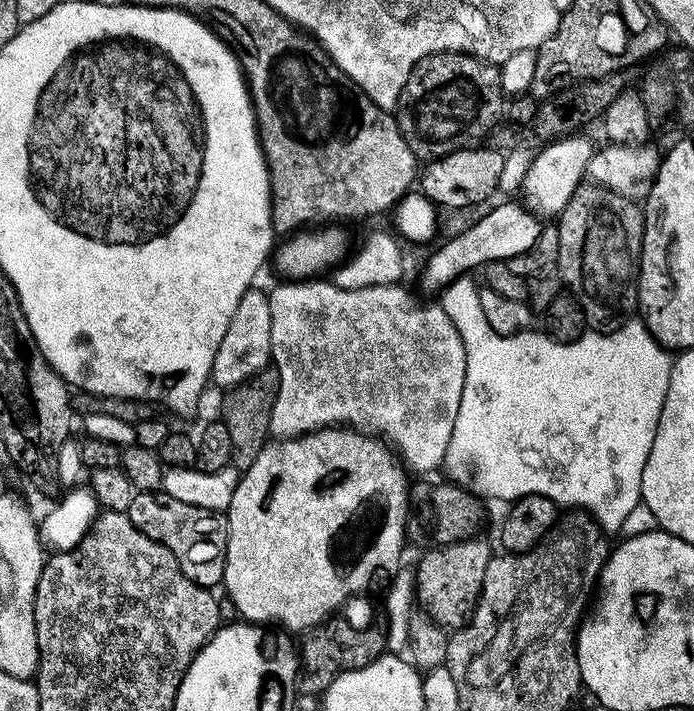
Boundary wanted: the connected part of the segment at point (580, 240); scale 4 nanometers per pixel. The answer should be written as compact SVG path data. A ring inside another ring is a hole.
M584 182L577 189L576 193L569 200L569 204L561 210L558 215L560 225L556 228L556 257L554 263L560 276L564 280L564 288L571 295L575 296L576 301L582 306L584 311L585 325L593 332L613 332L622 327L627 320L633 319L634 313L638 308L640 298L640 251L642 250L642 242L644 241L644 209L635 200L631 200L629 196L623 196L617 192L611 192L609 188L603 188L601 184Z

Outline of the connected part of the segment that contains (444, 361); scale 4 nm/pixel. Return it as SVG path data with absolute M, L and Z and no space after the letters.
M310 278L306 281L280 282L276 289L268 292L270 302L270 342L272 343L271 363L280 376L280 385L276 391L274 410L270 418L270 432L276 438L295 438L315 434L321 428L347 426L363 430L368 434L379 434L395 451L399 459L413 473L428 474L439 469L444 462L446 446L450 446L450 434L454 434L454 418L458 418L458 406L462 402L462 386L466 382L466 346L462 346L462 334L450 320L450 314L439 302L423 304L415 300L404 289L403 283L379 284L365 288L343 288L330 280Z

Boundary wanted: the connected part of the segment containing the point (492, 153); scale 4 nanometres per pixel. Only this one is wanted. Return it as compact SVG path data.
M469 146L445 156L438 156L423 165L418 176L418 188L433 204L444 208L472 208L497 195L505 153L496 148Z

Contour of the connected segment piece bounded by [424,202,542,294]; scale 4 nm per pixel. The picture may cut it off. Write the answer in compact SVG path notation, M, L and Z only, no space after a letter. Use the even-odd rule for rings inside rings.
M497 202L497 204L487 209L472 225L469 226L465 232L460 232L457 236L452 236L432 257L424 266L424 288L428 292L433 294L439 293L441 290L448 287L449 284L454 283L459 276L471 273L471 268L479 269L481 266L485 266L488 263L494 263L498 261L510 261L515 256L526 256L529 252L533 251L537 247L536 244L540 240L540 223L542 223L541 217L535 214L529 207L523 203L508 204L512 202Z

